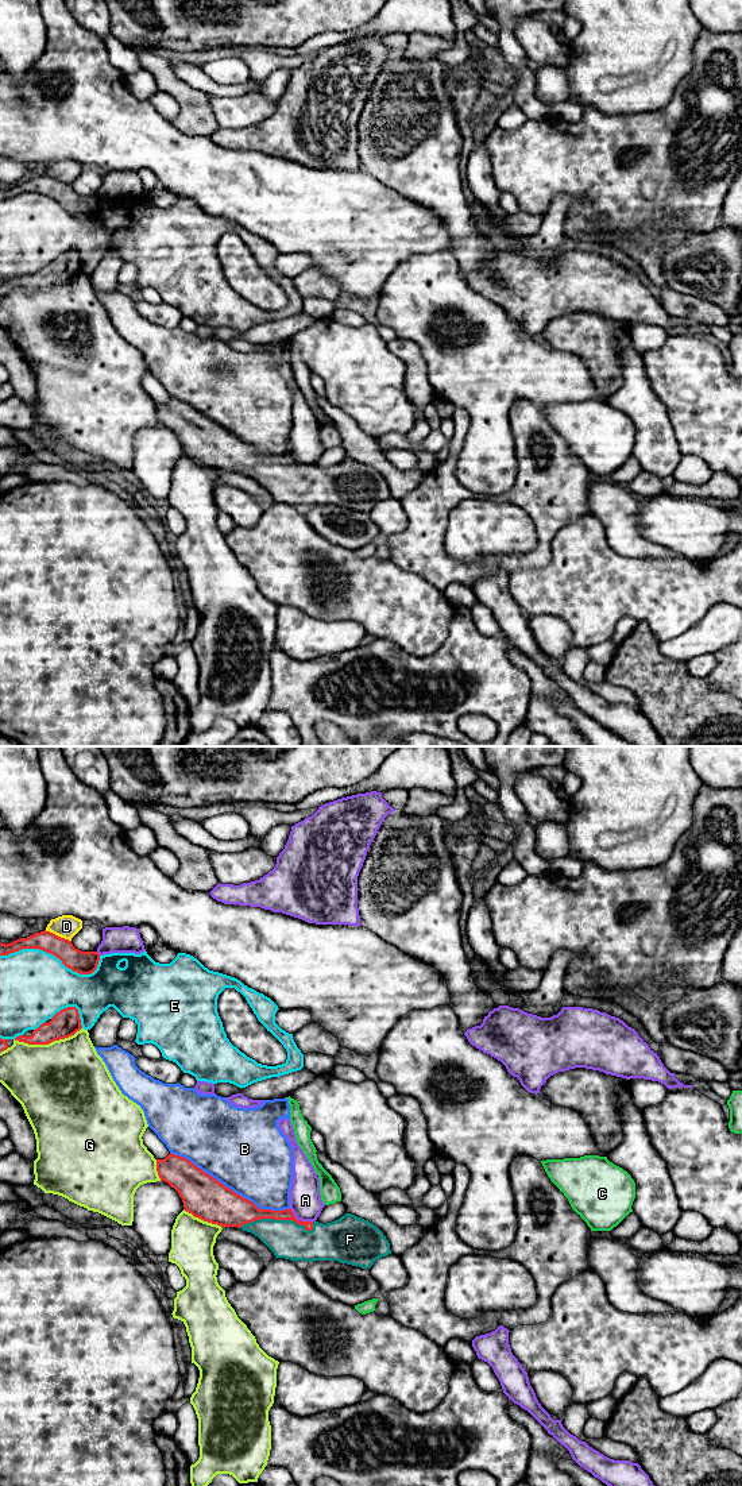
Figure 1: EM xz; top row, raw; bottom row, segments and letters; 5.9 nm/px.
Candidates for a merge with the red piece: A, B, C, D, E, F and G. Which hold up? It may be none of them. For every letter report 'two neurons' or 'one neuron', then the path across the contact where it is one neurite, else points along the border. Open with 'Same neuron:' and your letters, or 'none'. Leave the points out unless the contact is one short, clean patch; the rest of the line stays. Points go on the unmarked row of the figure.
Same neuron: F
A: two neurons
B: two neurons
C: two neurons; border along xz (220, 469), (223, 471)
D: two neurons
E: two neurons
F: one neuron; runs through xz (238, 455), (251, 463), (278, 463), (278, 473), (286, 483)
G: two neurons

